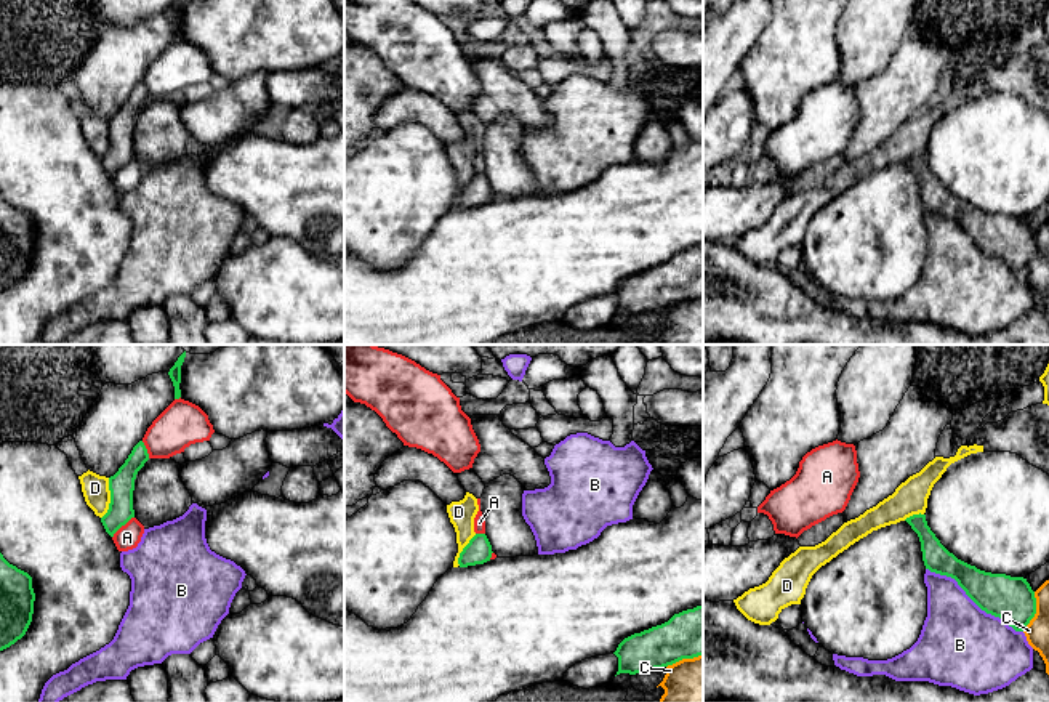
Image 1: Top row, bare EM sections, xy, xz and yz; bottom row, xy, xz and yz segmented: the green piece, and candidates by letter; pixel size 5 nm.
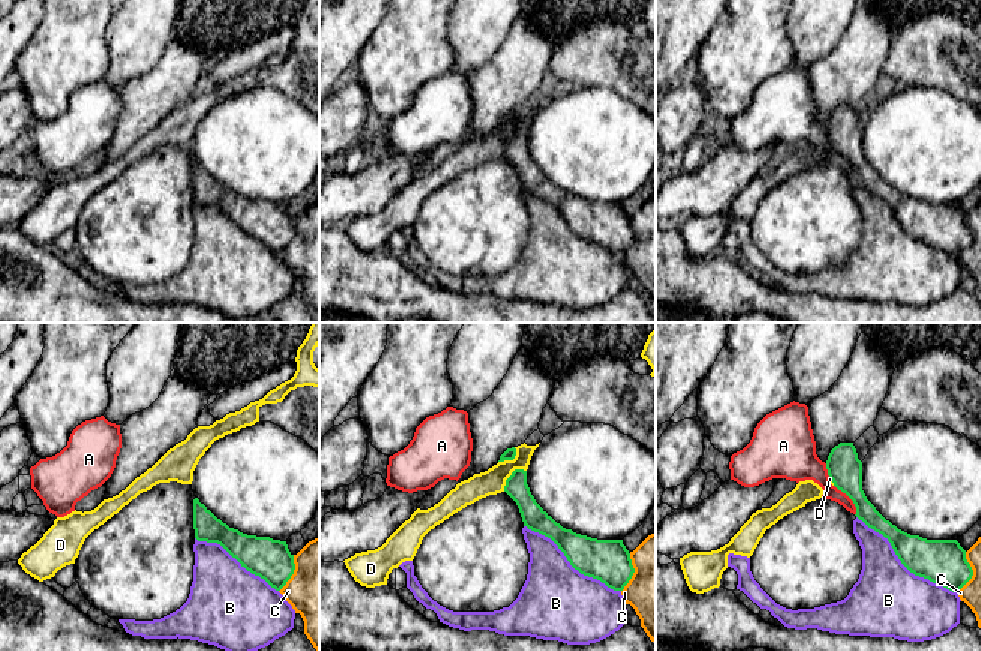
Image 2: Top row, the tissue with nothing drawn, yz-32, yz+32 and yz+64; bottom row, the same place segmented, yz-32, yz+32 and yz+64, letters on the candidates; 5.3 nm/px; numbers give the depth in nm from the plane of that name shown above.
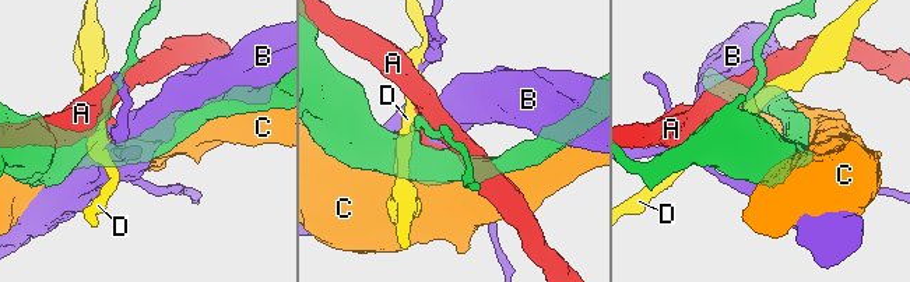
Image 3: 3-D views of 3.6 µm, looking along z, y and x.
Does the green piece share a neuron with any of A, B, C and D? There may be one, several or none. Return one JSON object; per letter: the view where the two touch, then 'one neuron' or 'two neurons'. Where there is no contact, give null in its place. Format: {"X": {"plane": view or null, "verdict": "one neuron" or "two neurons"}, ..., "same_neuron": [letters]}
{"A": {"plane": "xy", "verdict": "two neurons"}, "B": {"plane": "yz", "verdict": "two neurons"}, "C": {"plane": "yz", "verdict": "two neurons"}, "D": {"plane": "xy", "verdict": "two neurons"}, "same_neuron": []}

